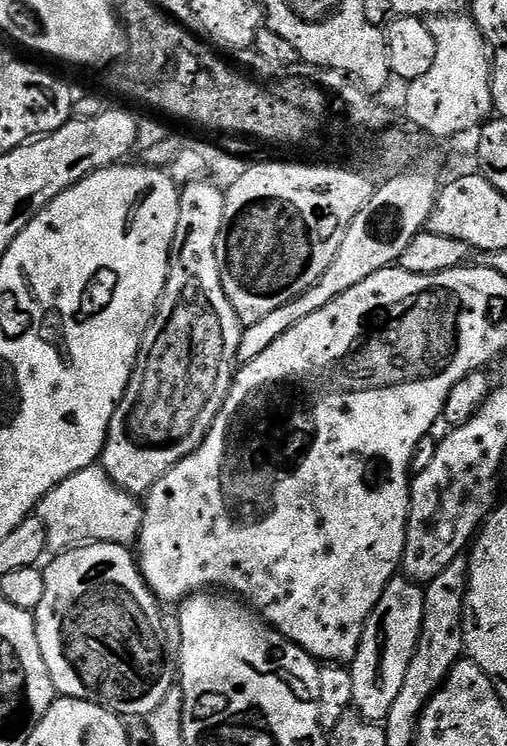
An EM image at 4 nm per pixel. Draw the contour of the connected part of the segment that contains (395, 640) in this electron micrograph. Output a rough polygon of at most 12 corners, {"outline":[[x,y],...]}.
{"outline":[[393,576],[350,665],[352,703],[382,722],[418,646],[424,588]]}

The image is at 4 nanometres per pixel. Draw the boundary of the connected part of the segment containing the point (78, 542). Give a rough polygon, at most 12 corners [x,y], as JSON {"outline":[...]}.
{"outline":[[102,466],[40,500],[48,547],[132,546],[144,505]]}

